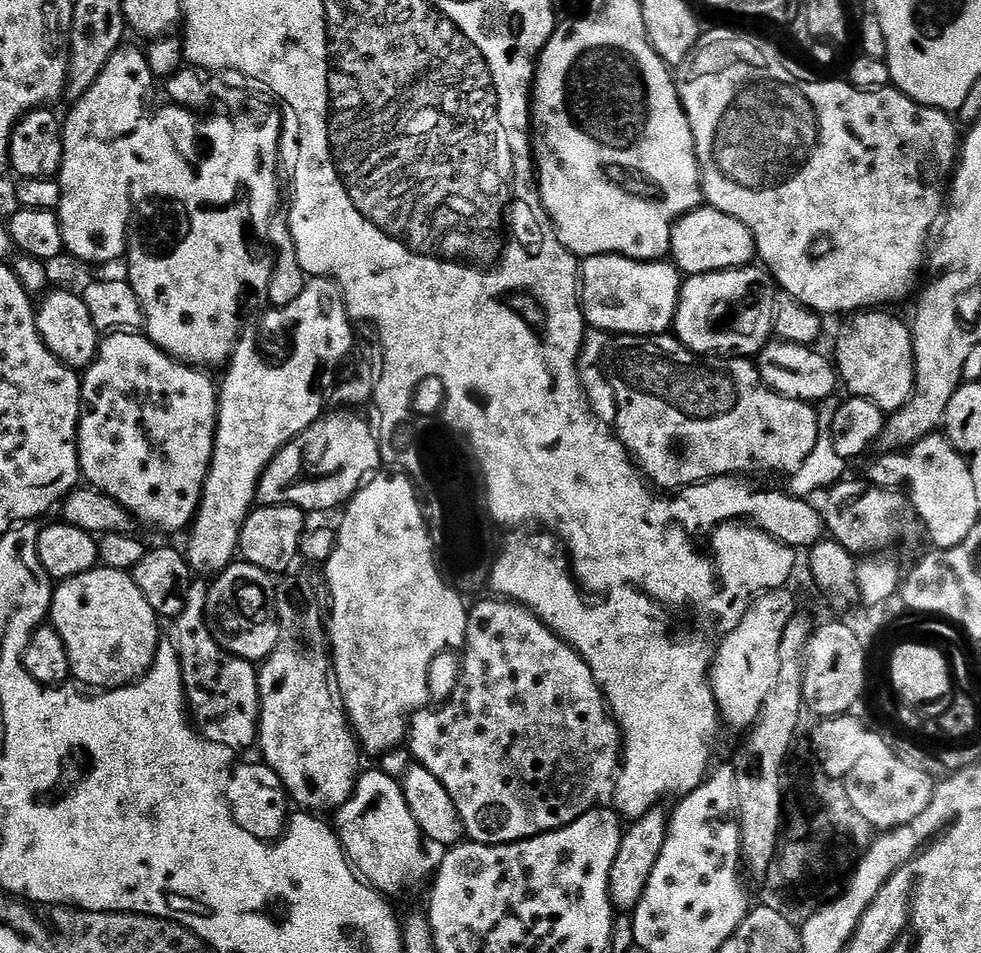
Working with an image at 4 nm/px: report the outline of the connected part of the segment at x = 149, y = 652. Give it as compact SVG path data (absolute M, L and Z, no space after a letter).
M97 566L88 572L78 574L69 580L61 580L55 585L50 609L50 624L56 629L62 642L66 644L66 654L70 658L72 676L89 684L92 690L111 690L135 684L149 668L156 657L156 647L160 645L161 621L155 610L142 598L142 590L127 572Z

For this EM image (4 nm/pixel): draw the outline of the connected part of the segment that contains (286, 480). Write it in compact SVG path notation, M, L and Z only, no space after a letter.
M354 408L330 412L291 440L268 464L257 492L262 506L288 504L305 513L339 509L351 500L365 479L381 469L380 445L371 421L369 424Z

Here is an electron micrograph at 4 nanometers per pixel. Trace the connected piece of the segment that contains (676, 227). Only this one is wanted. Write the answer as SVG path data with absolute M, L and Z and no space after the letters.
M701 206L694 212L685 213L672 225L670 260L685 277L747 268L756 259L756 243L750 230L746 230L738 218L730 218L730 214L719 212L717 208Z

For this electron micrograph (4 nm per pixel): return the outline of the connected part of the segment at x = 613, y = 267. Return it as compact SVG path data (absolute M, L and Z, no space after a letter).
M589 256L578 272L578 295L585 321L621 336L658 336L673 327L682 276L671 263L632 260L629 256Z

